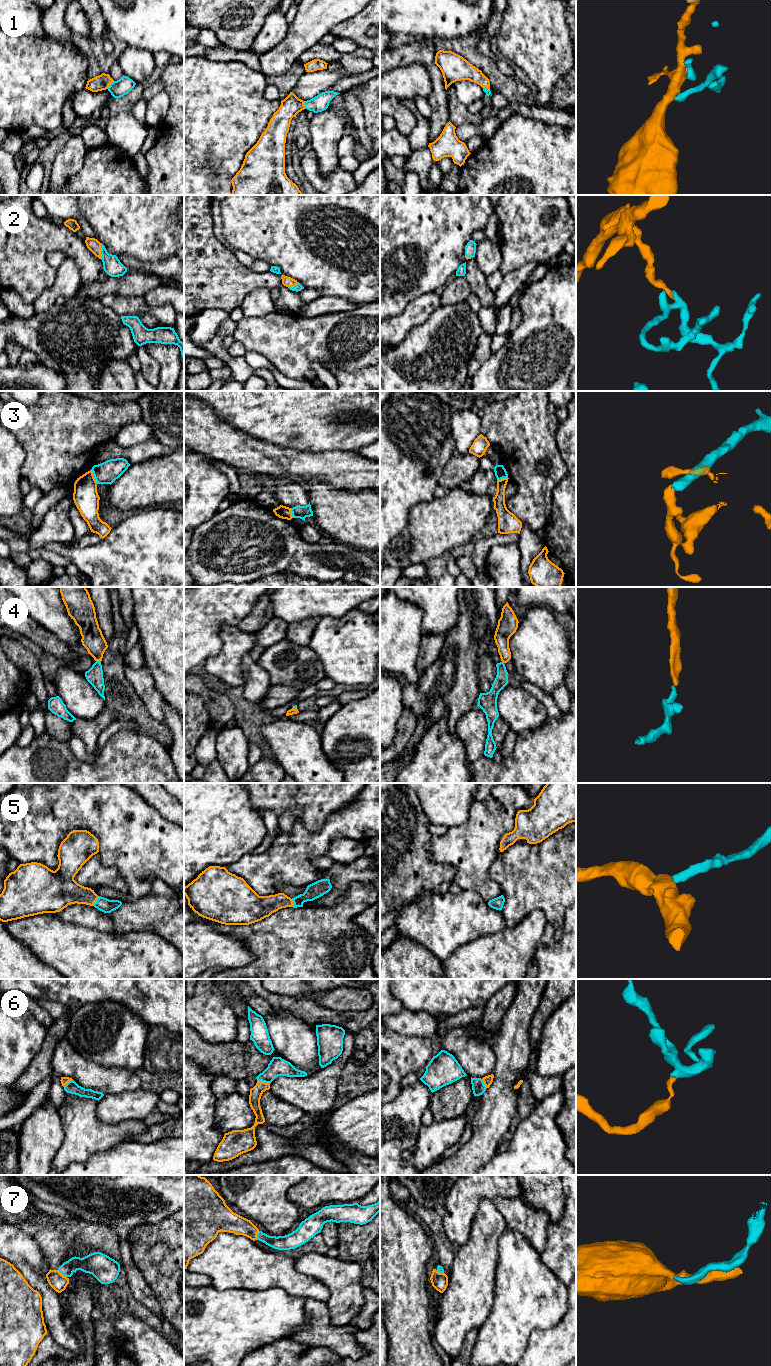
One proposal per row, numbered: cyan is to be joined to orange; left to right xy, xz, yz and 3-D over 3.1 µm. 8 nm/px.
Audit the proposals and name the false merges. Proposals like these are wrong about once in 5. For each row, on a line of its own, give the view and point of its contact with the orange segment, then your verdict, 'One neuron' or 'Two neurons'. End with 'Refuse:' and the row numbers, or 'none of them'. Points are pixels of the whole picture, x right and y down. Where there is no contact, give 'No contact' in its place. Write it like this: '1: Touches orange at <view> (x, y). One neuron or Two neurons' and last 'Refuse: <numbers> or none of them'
1: Touches orange at xy (110, 83). One neuron
2: Touches orange at xy (100, 251). One neuron
3: Touches orange at xy (93, 476). Two neurons
4: Touches orange at xy (98, 660). One neuron
5: Touches orange at xy (96, 900). One neuron
6: Touches orange at xz (263, 1082). One neuron
7: Touches orange at xy (61, 1274). One neuron
Refuse: 3

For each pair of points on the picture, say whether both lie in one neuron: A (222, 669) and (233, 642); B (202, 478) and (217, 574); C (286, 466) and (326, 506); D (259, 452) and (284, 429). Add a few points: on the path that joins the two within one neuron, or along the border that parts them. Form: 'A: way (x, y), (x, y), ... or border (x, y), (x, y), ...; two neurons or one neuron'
A: way (227, 662), (233, 649); one neuron
B: border (217, 512), (194, 529); two neurons
C: border (326, 482), (308, 479), (301, 483); two neurons
D: border (246, 434), (280, 447), (291, 449); two neurons

